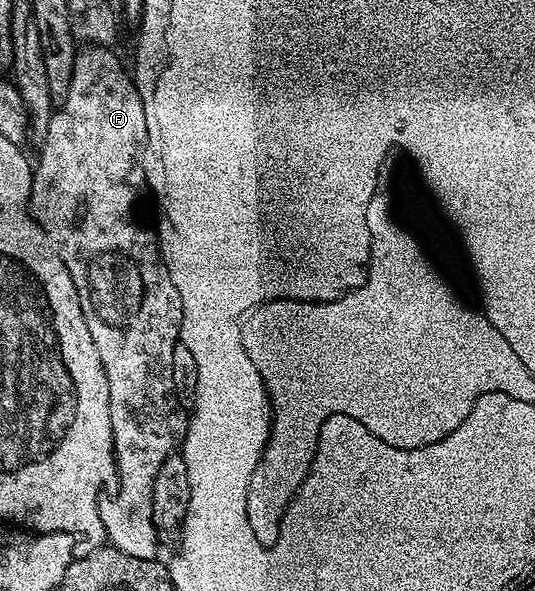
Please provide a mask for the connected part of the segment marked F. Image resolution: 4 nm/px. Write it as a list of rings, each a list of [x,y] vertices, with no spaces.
[[[83,45],[75,56],[75,70],[72,72],[71,87],[68,88],[68,98],[62,106],[57,107],[51,113],[48,132],[41,139],[42,151],[38,154],[38,162],[33,167],[34,179],[30,185],[30,201],[28,203],[29,213],[35,222],[41,226],[42,231],[50,239],[58,255],[62,257],[62,263],[68,268],[72,280],[78,289],[78,295],[82,301],[82,315],[88,324],[88,332],[92,332],[92,344],[96,344],[96,352],[100,352],[100,364],[104,364],[104,376],[108,376],[108,396],[110,397],[110,415],[112,416],[112,440],[114,441],[114,469],[116,471],[116,483],[118,491],[114,494],[111,502],[103,501],[100,505],[100,520],[106,529],[106,542],[115,546],[120,552],[137,558],[159,557],[160,543],[158,533],[152,524],[152,480],[156,480],[156,472],[160,472],[160,464],[168,460],[168,456],[179,449],[180,443],[186,436],[188,425],[187,415],[180,405],[174,385],[172,384],[172,348],[180,344],[182,333],[182,301],[180,292],[176,292],[176,284],[172,284],[172,276],[168,276],[168,268],[162,259],[162,253],[158,250],[158,235],[153,229],[138,223],[138,214],[134,211],[134,205],[138,202],[138,193],[144,190],[146,173],[142,167],[142,152],[146,149],[146,137],[148,128],[144,120],[144,104],[140,100],[140,92],[135,86],[133,77],[122,67],[120,59],[114,55],[113,49],[104,46]]]

